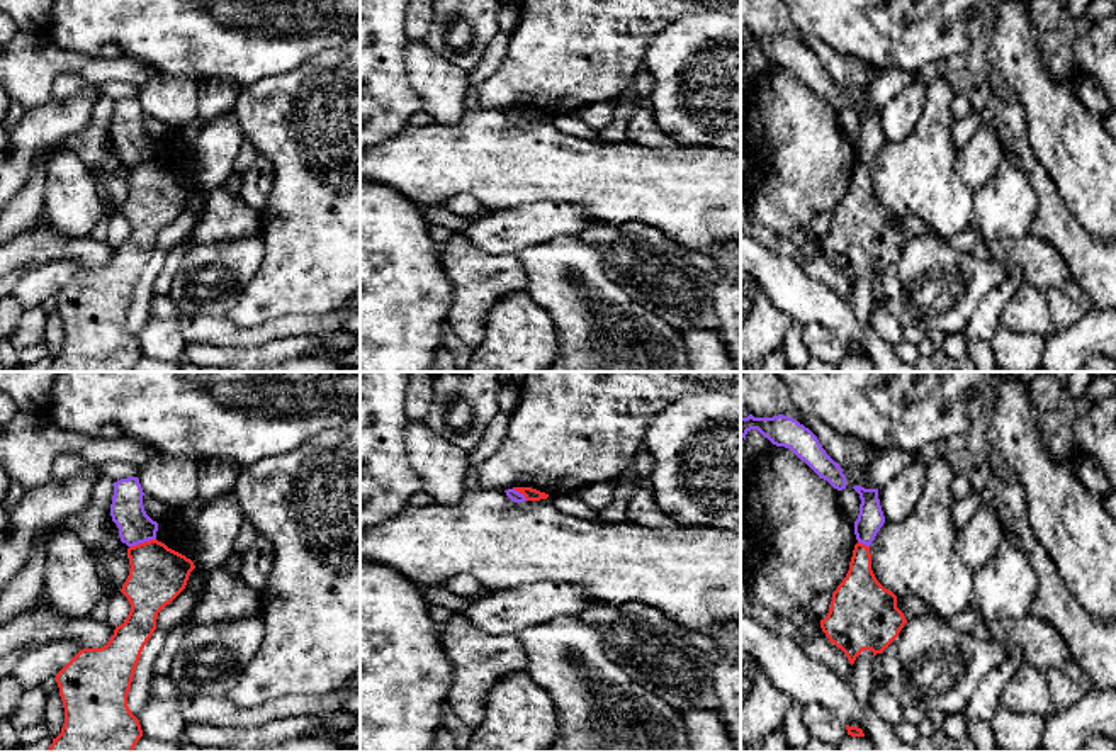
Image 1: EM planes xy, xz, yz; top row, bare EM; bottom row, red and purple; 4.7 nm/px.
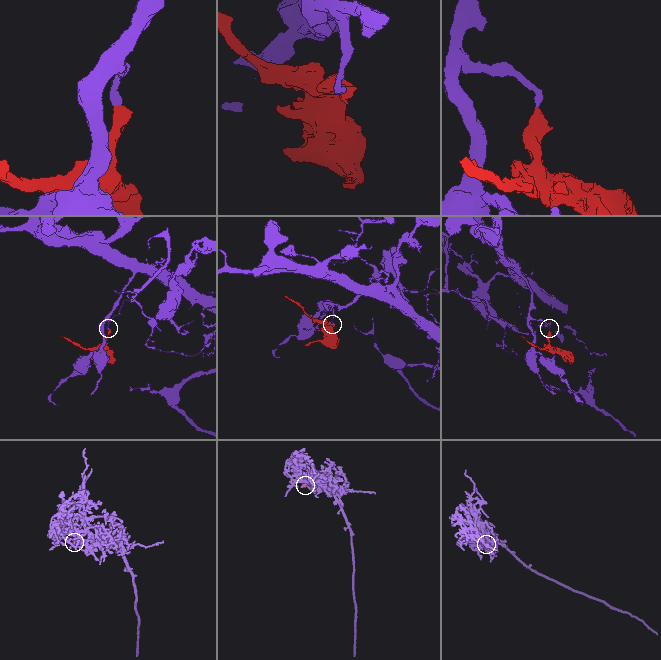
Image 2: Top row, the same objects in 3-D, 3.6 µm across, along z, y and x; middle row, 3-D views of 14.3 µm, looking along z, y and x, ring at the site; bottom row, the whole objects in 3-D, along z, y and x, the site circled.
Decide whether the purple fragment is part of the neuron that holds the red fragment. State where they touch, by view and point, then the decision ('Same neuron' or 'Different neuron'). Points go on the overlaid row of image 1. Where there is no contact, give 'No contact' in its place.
Touches red at xy (141, 544). Different neuron

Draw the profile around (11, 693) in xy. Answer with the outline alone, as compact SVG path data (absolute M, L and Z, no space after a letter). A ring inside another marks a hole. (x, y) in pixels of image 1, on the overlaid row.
M10 674L0 681L0 720L10 721L24 691Z

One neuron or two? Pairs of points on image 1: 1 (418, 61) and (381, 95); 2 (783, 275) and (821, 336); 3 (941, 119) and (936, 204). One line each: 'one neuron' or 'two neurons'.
1: two neurons
2: two neurons
3: one neuron

